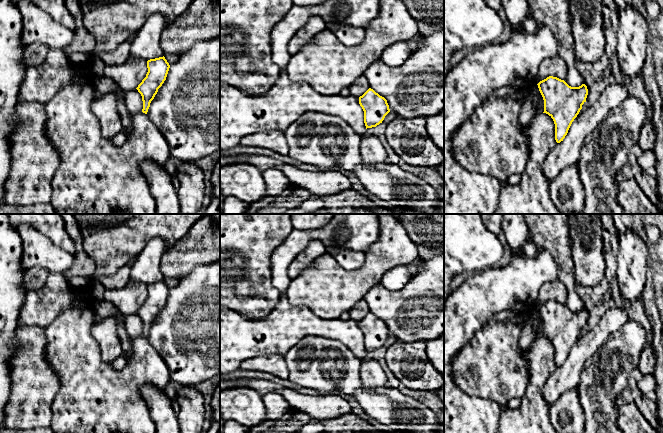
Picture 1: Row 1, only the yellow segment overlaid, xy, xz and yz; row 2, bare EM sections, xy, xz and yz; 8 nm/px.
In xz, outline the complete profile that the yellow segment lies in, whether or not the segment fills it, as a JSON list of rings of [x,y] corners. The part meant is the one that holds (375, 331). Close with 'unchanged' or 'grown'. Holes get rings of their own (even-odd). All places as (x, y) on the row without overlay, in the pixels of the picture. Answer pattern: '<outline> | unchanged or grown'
[[[369,312],[359,321],[359,328],[364,335],[364,347],[367,352],[376,351],[390,336],[387,324]]] | unchanged

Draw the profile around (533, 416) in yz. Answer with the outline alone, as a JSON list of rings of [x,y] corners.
[[[546,337],[538,338],[534,344],[523,351],[523,360],[530,376],[526,395],[517,409],[501,408],[497,433],[557,433],[550,420],[550,406],[543,395],[548,377],[556,370],[555,348]]]

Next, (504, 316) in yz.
[[[501,311],[493,315],[489,322],[485,325],[491,325],[496,322],[509,322],[516,325],[520,325],[524,321],[525,315],[514,314],[510,311]]]

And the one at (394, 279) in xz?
[[[398,265],[382,276],[380,284],[388,290],[397,291],[402,289],[410,279],[408,266]]]

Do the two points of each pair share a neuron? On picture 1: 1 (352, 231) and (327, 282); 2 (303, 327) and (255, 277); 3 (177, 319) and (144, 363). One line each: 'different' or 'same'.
1: different
2: different
3: different

